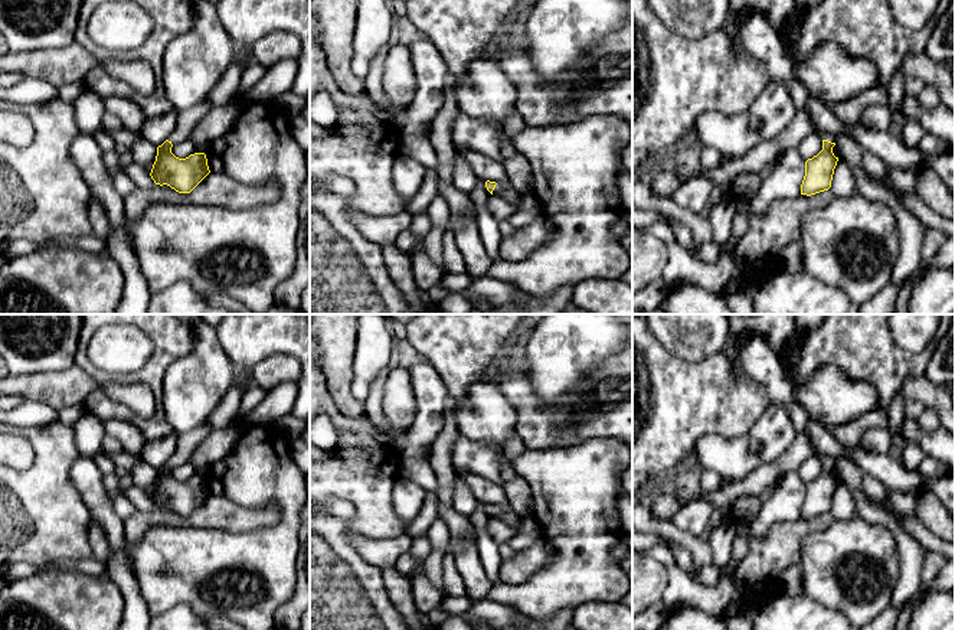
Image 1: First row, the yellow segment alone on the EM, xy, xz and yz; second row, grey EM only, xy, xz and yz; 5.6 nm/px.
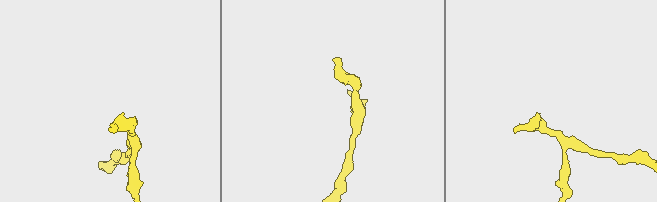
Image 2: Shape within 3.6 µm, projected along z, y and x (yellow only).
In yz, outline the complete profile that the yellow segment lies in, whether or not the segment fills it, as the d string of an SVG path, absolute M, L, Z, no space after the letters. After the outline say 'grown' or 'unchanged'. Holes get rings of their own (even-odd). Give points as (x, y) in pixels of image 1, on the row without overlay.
M822 457L822 473L805 484L805 499L801 507L801 518L815 518L831 510L834 492L838 480L834 479L833 470L835 461L831 457Z; grown

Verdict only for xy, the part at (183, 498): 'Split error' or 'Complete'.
Split error

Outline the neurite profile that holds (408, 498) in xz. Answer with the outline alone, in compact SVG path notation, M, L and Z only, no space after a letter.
M398 477L392 489L392 505L408 528L422 509L426 492L409 479Z

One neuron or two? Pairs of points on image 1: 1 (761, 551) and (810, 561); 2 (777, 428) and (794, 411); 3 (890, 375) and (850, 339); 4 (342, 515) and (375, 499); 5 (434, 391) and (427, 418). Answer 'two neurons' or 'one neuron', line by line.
1: two neurons
2: two neurons
3: one neuron
4: two neurons
5: one neuron

